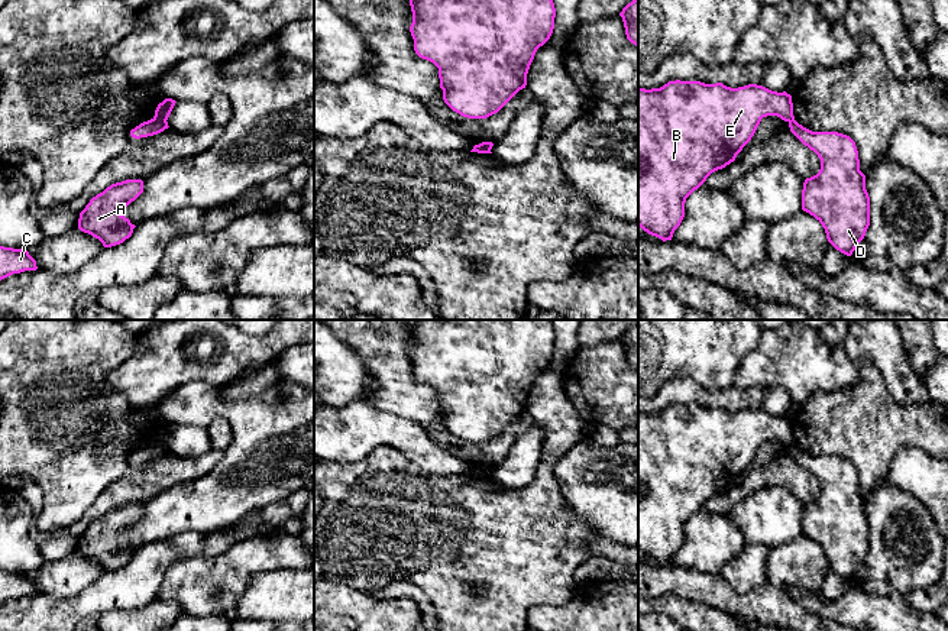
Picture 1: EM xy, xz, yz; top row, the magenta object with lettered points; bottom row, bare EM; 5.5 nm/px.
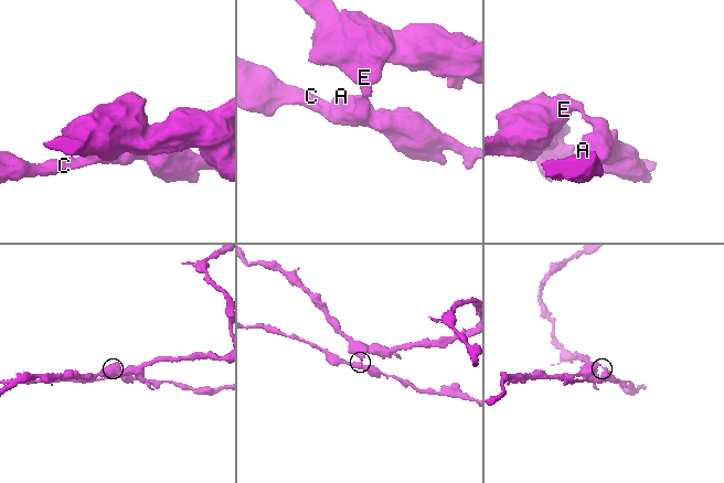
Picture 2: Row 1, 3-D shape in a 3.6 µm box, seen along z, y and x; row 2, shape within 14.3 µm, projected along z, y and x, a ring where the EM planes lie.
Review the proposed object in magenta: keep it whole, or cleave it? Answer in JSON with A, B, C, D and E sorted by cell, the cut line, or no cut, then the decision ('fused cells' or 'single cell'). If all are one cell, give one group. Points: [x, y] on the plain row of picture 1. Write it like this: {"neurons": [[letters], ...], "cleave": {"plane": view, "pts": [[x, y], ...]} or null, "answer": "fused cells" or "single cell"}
{"neurons": [["A", "C", "D"], ["B", "E"]], "cleave": {"plane": "xy", "pts": [[154, 442], [165, 445]]}, "answer": "fused cells"}

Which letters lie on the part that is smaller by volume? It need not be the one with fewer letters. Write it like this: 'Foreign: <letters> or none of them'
Foreign: A, C, D

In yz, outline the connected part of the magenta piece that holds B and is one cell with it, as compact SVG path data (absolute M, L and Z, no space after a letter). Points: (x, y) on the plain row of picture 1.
M669 405L660 412L638 412L638 550L663 566L672 564L685 541L686 522L706 502L735 485L754 460L763 441L777 440L784 446L795 443L792 420L748 408L731 412L722 407Z

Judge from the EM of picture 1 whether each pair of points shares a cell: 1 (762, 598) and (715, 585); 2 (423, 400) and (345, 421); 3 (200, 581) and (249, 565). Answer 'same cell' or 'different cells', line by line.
1: same cell
2: different cells
3: same cell

